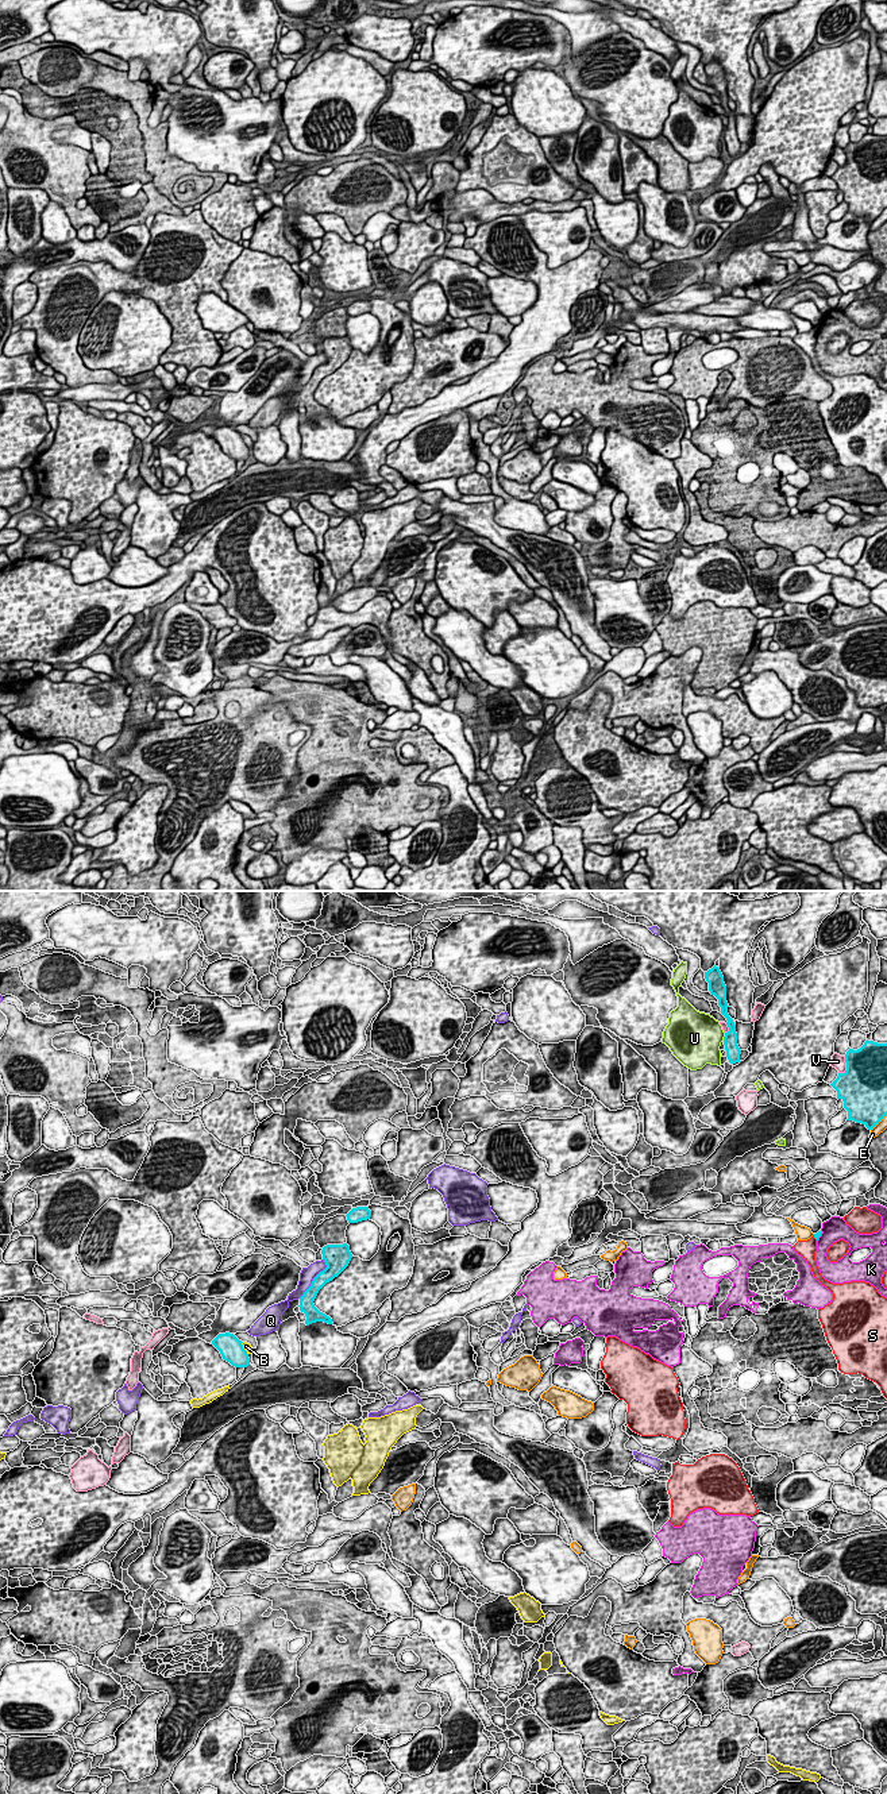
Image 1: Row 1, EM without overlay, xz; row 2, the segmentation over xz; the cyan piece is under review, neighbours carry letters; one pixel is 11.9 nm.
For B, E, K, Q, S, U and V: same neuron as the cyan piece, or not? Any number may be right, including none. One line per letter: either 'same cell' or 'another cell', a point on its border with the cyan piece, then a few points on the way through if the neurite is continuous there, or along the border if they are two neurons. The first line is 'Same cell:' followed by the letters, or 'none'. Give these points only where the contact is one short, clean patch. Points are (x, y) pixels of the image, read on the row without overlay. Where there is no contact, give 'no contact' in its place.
Same cell: B
B: same cell | xz (243, 442)
E: another cell | xz (879, 213)
K: another cell | xz (820, 328)
Q: another cell | xz (313, 371)
S: another cell | xz (816, 331)
U: another cell | xz (724, 130)
V: another cell | xz (847, 159)

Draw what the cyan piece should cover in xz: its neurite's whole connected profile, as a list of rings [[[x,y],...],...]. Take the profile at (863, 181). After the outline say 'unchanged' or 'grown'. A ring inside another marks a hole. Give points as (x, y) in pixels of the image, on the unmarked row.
[[[865,134],[857,142],[849,142],[845,147],[846,163],[838,166],[830,177],[837,184],[837,192],[844,194],[848,212],[864,217],[872,223],[887,208],[887,136]]] | unchanged

